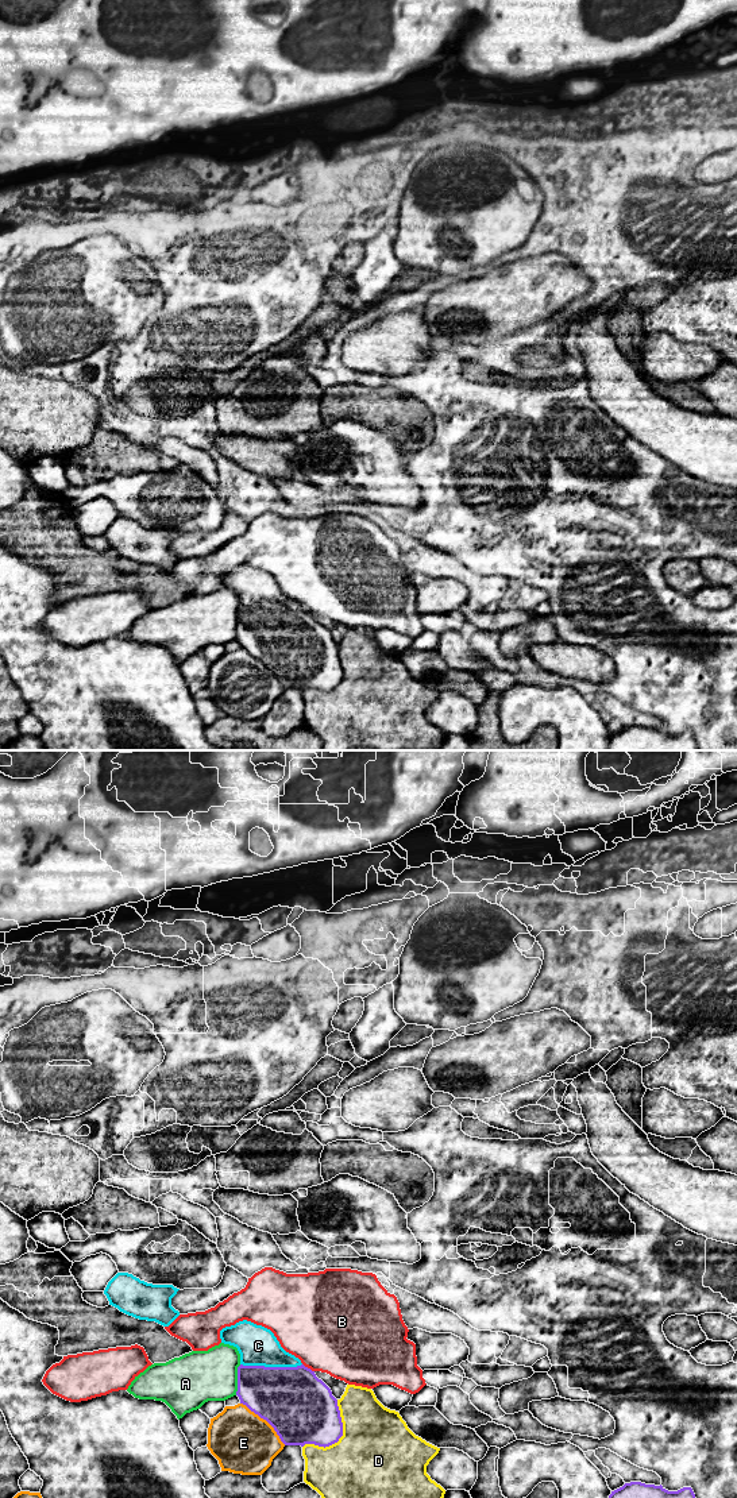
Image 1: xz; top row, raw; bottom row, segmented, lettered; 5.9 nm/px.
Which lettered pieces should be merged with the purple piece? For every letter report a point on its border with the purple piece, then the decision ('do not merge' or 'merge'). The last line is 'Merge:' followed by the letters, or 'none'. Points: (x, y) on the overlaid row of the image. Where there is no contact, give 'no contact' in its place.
A: xz (238, 1379) | do not merge
B: xz (307, 1367) | do not merge
C: xz (271, 1367) | merge
D: xz (340, 1436) | do not merge
E: xz (265, 1419) | do not merge
Merge: C

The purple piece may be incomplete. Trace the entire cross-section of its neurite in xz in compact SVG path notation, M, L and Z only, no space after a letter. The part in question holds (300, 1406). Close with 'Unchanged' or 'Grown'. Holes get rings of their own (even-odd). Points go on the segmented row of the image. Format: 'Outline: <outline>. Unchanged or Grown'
Outline: M243 1320L223 1328L220 1339L240 1354L236 1391L240 1404L266 1420L285 1445L315 1444L325 1448L339 1441L343 1422L337 1399L315 1371L281 1347L270 1329Z. Grown

